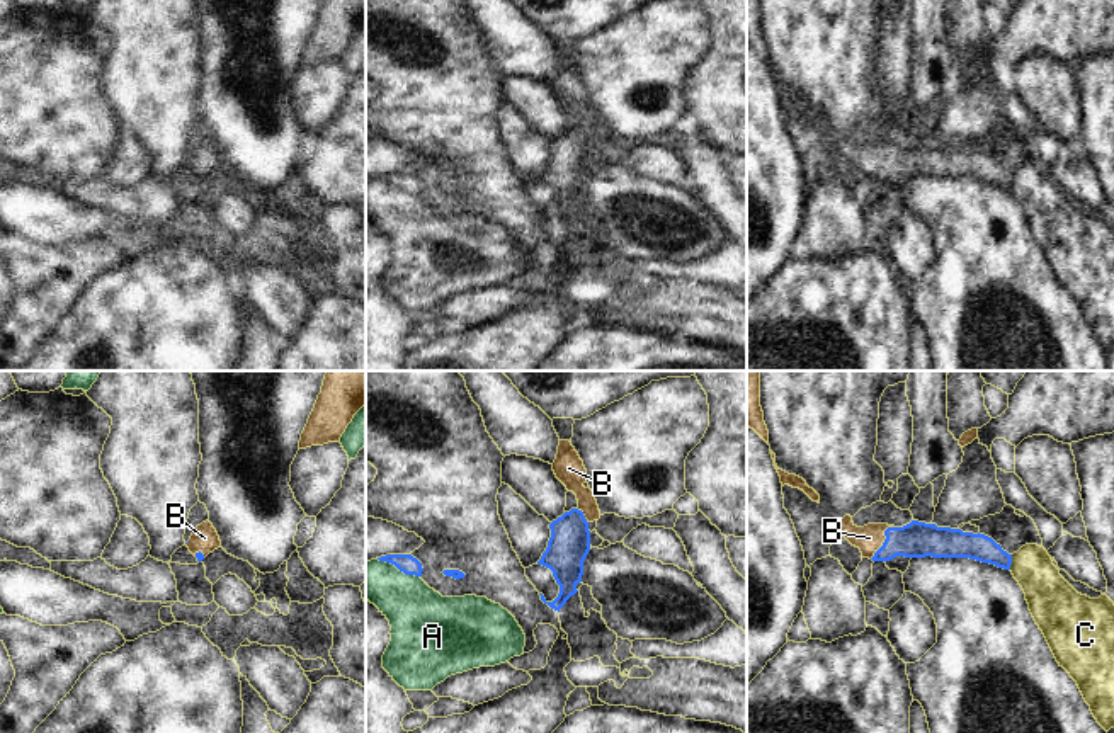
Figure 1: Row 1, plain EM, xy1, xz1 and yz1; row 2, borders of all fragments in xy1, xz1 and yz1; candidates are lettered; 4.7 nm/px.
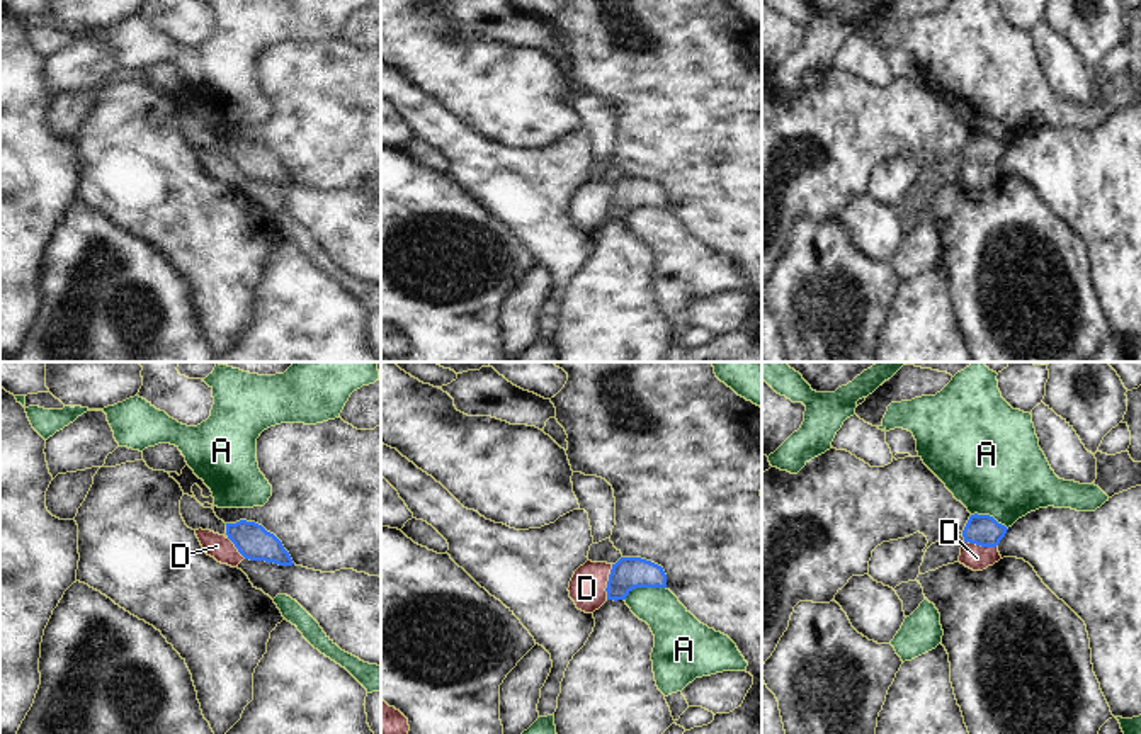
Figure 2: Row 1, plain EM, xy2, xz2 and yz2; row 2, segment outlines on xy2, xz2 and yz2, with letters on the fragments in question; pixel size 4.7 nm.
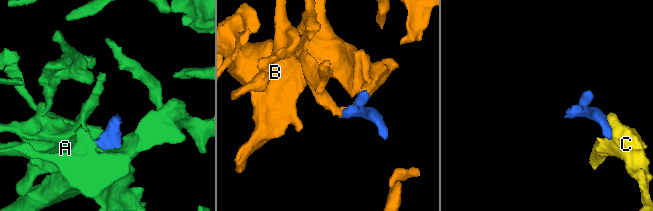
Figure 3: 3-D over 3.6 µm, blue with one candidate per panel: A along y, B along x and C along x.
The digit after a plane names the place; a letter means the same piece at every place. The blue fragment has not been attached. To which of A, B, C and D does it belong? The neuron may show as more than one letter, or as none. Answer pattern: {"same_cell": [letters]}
{"same_cell": ["B"]}

